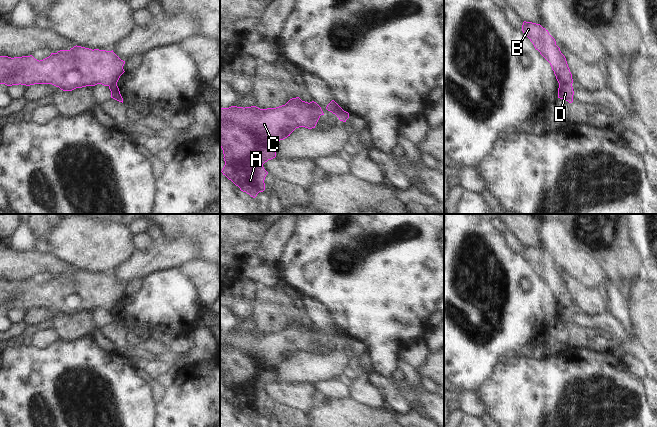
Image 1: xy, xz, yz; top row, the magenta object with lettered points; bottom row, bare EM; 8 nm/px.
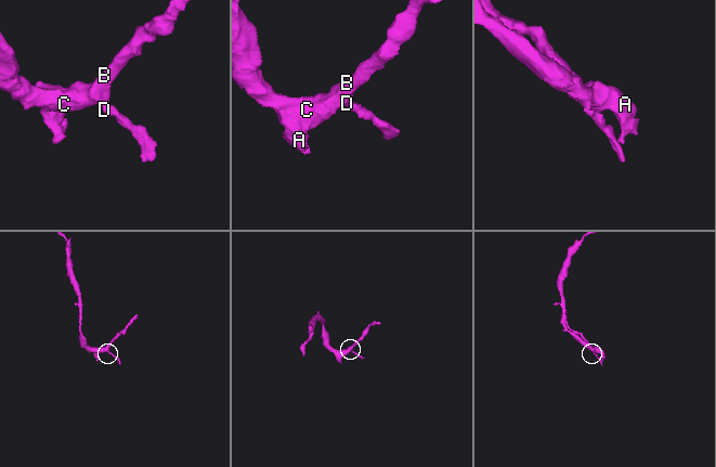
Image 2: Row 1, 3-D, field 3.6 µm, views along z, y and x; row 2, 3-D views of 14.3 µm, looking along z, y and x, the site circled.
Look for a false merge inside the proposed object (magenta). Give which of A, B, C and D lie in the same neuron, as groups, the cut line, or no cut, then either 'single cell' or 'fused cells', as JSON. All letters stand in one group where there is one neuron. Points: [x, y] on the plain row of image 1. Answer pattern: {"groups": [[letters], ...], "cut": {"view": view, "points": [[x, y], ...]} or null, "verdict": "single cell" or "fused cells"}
{"groups": [["A", "B", "C"], ["D"]], "cut": {"view": "yz", "points": [[571, 307], [561, 307], [559, 309]]}, "verdict": "fused cells"}

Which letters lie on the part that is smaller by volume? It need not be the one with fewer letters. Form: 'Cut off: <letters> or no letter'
Cut off: D

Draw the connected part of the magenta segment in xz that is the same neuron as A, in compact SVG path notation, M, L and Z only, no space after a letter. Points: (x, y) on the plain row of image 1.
M299 321L292 322L285 329L276 332L220 332L220 371L225 385L221 396L241 415L255 422L259 416L265 414L264 404L268 396L263 388L276 381L275 369L290 360L296 352L315 352L321 339L324 337L316 326L308 327Z

